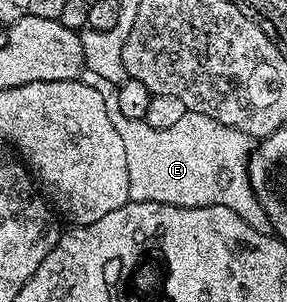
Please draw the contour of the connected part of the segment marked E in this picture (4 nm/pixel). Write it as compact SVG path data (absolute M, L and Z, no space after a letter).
M113 105L110 119L116 132L120 132L120 140L124 140L124 156L128 156L130 201L232 208L256 232L271 233L268 216L250 183L252 139L244 132L189 112L180 116L172 128L152 128L144 120L128 120Z

